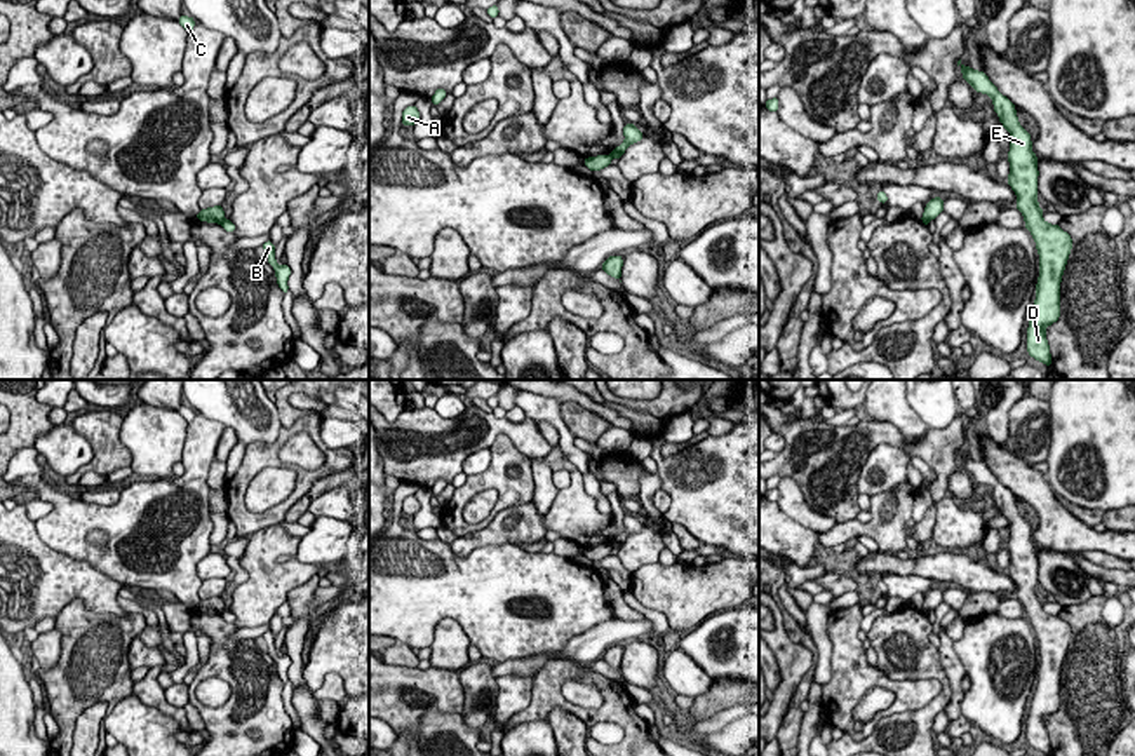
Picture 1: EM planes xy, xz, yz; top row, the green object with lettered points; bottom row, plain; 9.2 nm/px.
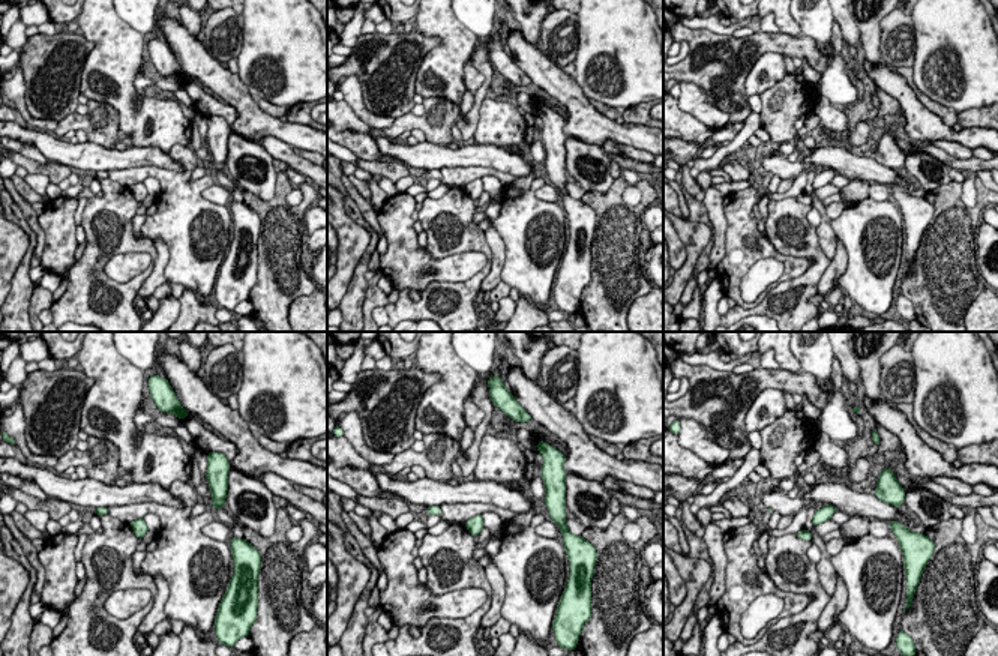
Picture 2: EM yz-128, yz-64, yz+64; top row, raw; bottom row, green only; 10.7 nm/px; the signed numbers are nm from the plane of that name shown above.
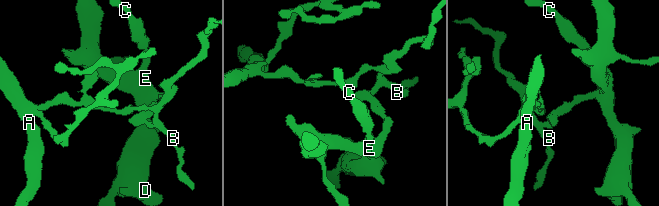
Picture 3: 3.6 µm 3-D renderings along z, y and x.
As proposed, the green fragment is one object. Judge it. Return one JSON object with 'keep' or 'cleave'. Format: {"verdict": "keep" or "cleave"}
{"verdict": "cleave"}

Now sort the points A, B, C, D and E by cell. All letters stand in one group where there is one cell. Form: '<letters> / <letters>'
A B / C D E

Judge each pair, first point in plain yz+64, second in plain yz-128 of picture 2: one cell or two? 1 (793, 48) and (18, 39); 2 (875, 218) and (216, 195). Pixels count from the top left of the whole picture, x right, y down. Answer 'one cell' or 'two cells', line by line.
1: two cells
2: two cells

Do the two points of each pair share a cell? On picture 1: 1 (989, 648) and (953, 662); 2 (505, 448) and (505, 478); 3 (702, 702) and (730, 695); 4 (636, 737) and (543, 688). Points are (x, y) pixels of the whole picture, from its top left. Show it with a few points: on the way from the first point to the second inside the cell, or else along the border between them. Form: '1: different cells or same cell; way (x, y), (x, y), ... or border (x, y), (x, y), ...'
1: different cells; border (953, 641), (953, 648), (967, 674)
2: same cell; way (505, 455), (505, 471)
3: same cell; way (709, 702), (723, 695)
4: same cell; way (617, 715), (580, 713), (568, 706)

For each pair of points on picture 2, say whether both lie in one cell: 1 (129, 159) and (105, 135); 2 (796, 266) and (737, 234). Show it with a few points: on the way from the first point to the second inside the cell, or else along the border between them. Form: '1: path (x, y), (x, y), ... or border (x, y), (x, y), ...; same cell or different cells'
1: border (87, 140), (114, 149); different cells
2: path (781, 257), (751, 249); same cell

